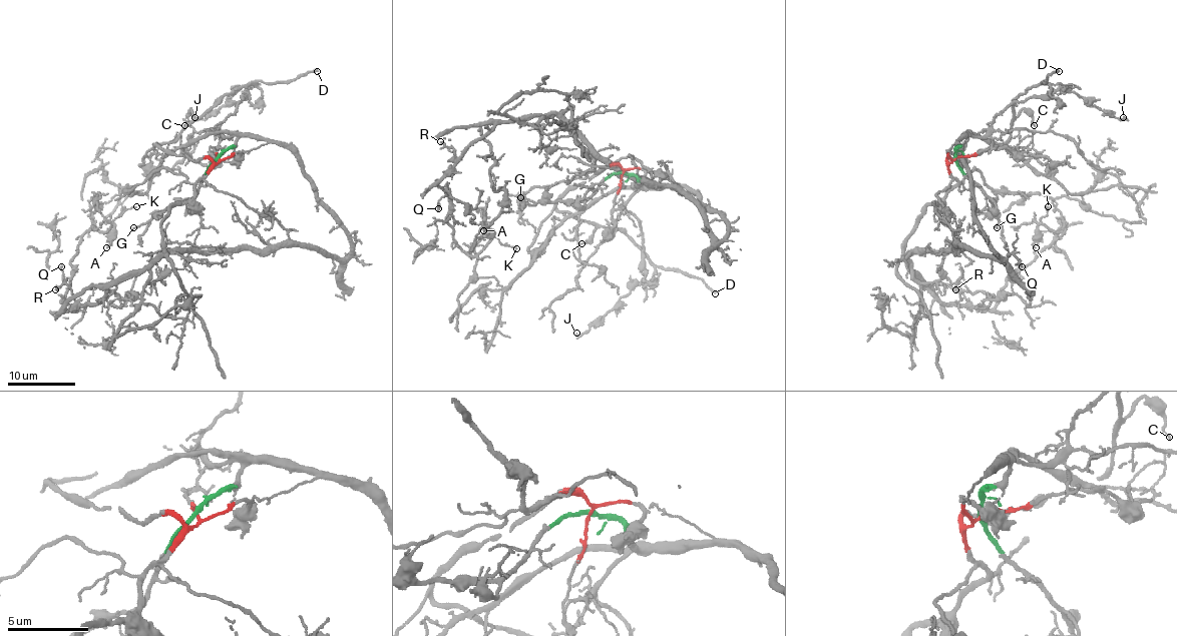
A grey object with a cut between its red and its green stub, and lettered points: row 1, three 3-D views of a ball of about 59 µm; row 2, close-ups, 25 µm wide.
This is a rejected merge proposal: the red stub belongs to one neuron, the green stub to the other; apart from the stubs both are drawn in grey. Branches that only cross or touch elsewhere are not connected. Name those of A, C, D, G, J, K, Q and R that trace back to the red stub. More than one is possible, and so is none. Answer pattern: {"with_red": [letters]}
{"with_red": ["C", "D", "J"]}

